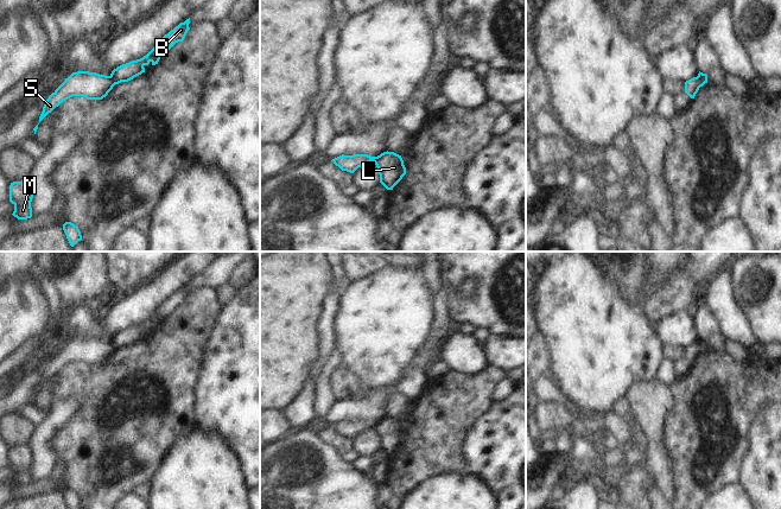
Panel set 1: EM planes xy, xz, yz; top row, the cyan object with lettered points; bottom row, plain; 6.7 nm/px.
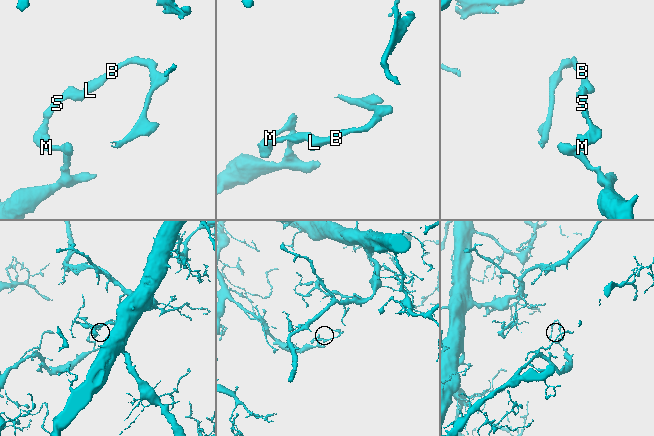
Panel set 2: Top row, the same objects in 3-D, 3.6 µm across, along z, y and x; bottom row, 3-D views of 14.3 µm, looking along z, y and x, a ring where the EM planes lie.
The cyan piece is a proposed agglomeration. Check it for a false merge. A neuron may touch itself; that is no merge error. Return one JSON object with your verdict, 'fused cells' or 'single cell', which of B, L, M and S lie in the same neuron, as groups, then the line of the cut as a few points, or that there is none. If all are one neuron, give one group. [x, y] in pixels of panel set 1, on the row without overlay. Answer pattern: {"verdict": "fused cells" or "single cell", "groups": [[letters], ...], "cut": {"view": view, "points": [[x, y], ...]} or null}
{"verdict": "fused cells", "groups": [["B", "L"], ["M", "S"]], "cut": {"view": "xy", "points": [[109, 342], [115, 349]]}}

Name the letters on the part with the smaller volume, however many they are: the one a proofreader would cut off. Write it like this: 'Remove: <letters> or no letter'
Remove: B, L

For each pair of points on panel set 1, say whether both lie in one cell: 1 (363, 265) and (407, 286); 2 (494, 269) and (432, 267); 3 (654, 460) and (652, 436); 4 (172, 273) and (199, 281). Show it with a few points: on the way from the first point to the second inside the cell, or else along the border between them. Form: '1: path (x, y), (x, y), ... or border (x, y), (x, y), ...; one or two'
1: border (387, 265), (363, 279), (351, 281); two
2: border (440, 263), (442, 278); two
3: path (654, 455), (654, 441); one
4: border (211, 263), (189, 282); two

